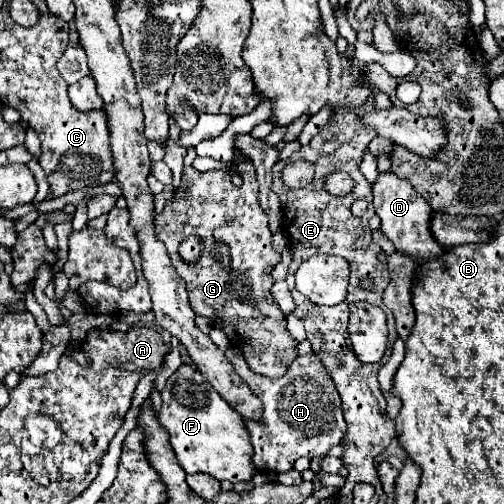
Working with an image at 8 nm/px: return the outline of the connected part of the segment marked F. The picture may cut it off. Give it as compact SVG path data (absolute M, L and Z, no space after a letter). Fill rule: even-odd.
M182 364L166 382L162 390L162 410L158 414L158 422L168 432L168 442L178 458L178 464L188 474L210 474L216 480L228 480L232 484L250 482L258 472L254 464L250 464L252 448L250 434L246 432L246 424L236 410L204 380L198 368Z

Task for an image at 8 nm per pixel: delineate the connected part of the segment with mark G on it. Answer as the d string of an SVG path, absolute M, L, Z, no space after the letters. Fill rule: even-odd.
M238 162L236 168L242 180L240 186L236 186L232 182L232 176L222 170L198 172L194 168L184 168L180 190L174 192L174 200L166 204L164 212L154 218L154 228L156 228L158 240L164 242L170 260L176 260L178 246L184 238L200 236L204 244L200 264L194 266L192 270L176 270L186 282L190 306L194 314L210 318L216 328L224 330L230 340L230 346L242 350L248 362L248 368L252 372L268 376L268 378L278 378L278 376L284 376L286 368L298 358L298 352L296 352L298 342L288 334L286 316L282 314L280 306L274 302L270 294L270 288L274 284L272 268L280 262L280 254L272 248L272 232L268 228L268 216L258 204L256 170L252 162Z

